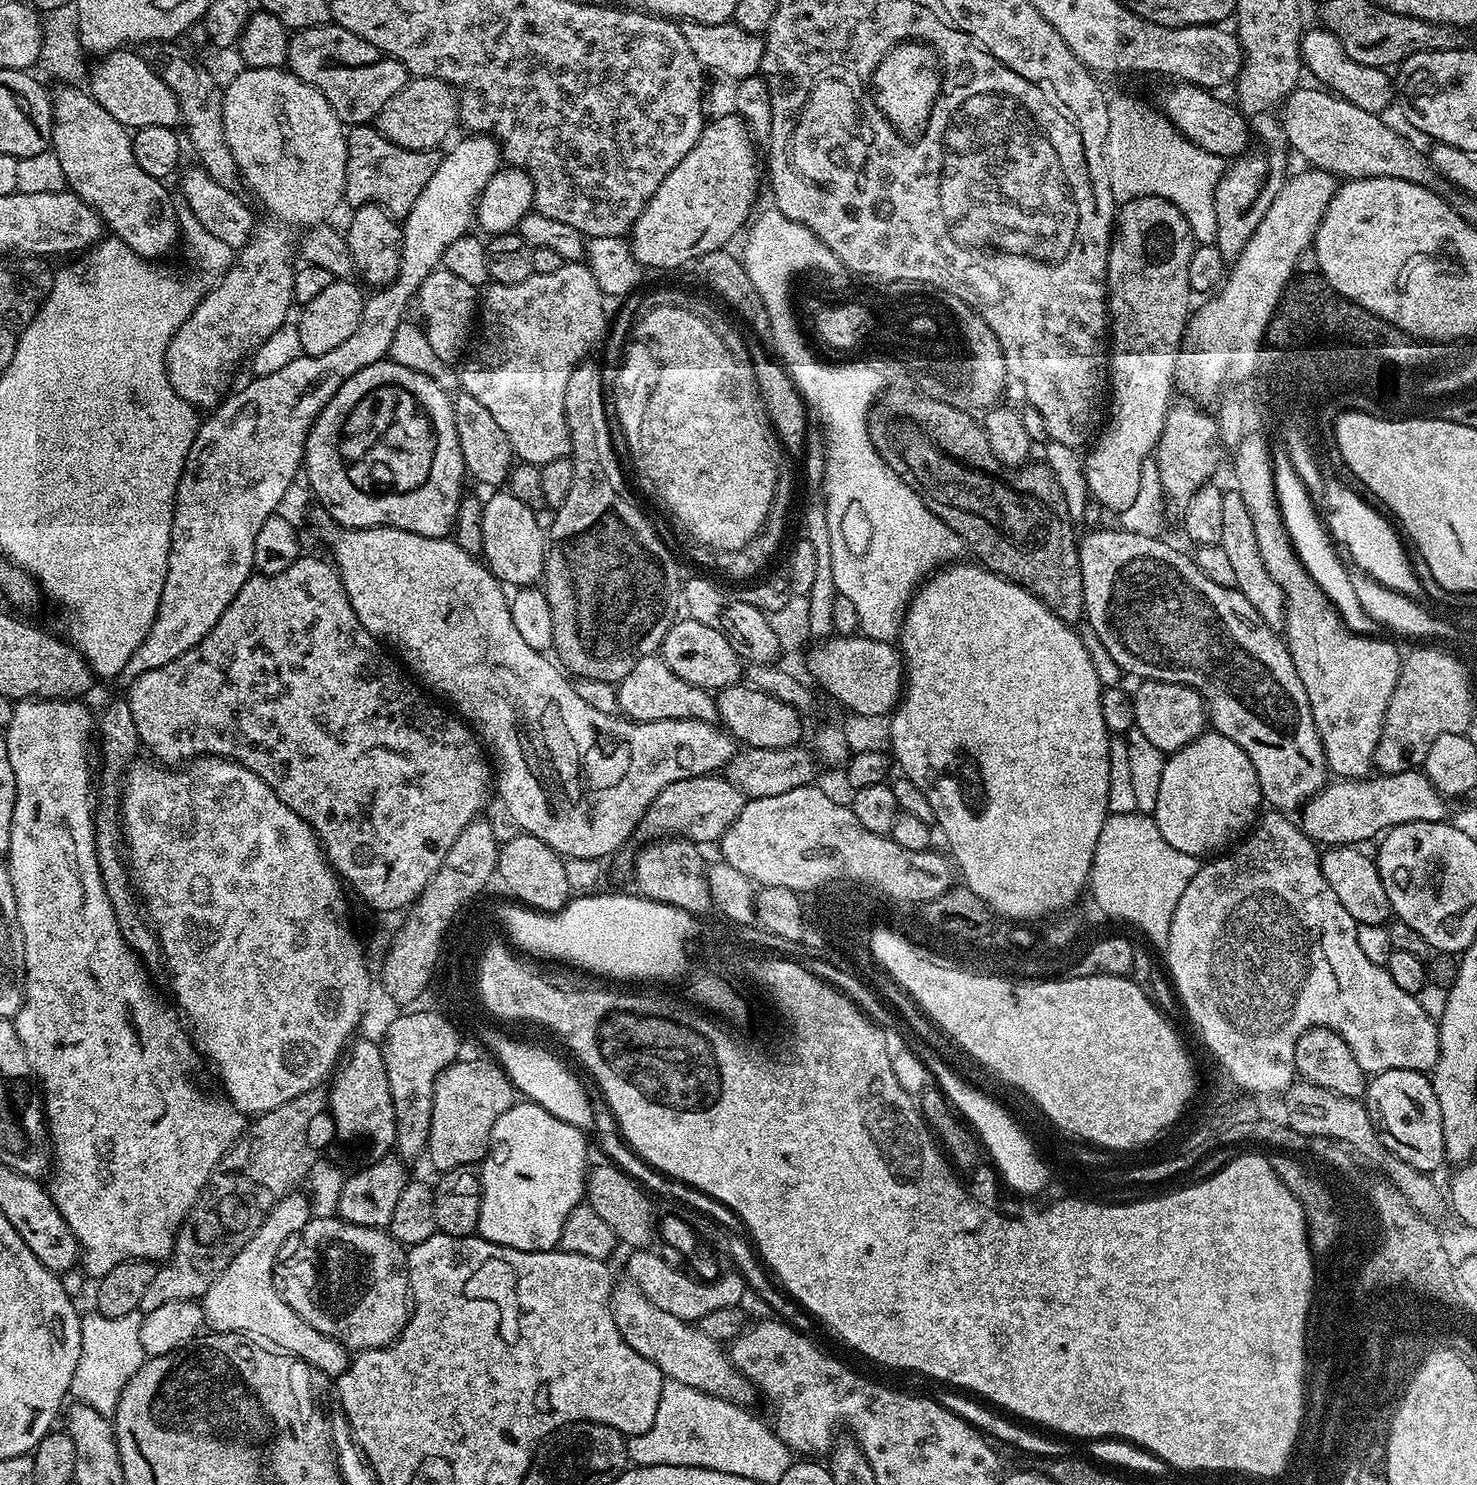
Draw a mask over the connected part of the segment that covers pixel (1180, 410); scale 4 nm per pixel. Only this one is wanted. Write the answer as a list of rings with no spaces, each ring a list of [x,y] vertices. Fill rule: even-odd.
[[[1180,398],[1169,407],[1160,441],[1156,443],[1155,457],[1158,464],[1159,477],[1162,482],[1165,501],[1176,510],[1182,510],[1190,498],[1202,485],[1213,479],[1216,467],[1220,464],[1220,448],[1222,441],[1219,434],[1217,417],[1207,416],[1201,405]]]

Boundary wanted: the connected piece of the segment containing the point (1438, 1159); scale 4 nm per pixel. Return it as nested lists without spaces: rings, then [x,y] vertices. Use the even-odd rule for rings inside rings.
[[[1414,1070],[1375,1073],[1366,1084],[1366,1107],[1382,1146],[1402,1158],[1402,1162],[1425,1174],[1435,1173],[1435,1168],[1445,1163],[1442,1110],[1438,1110],[1438,1097],[1425,1073]]]

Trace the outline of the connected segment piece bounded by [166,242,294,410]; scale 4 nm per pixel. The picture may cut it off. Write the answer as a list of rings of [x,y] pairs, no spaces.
[[[249,242],[239,249],[234,263],[219,277],[220,285],[205,291],[199,304],[182,326],[176,329],[170,346],[166,350],[166,370],[170,378],[170,386],[187,404],[197,410],[212,410],[229,395],[228,375],[236,368],[239,360],[247,361],[256,347],[274,330],[278,330],[289,319],[288,307],[293,307],[292,273],[294,264],[288,261],[284,252],[272,252],[268,244]]]

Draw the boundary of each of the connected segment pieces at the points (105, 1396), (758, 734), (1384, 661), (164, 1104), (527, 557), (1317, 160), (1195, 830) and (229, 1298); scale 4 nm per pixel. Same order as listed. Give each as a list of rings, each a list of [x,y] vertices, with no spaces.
[[[139,1311],[127,1312],[121,1316],[91,1315],[85,1315],[80,1321],[82,1354],[78,1354],[78,1366],[74,1370],[70,1392],[79,1403],[98,1410],[98,1414],[111,1417],[116,1411],[118,1398],[126,1382],[146,1359],[139,1337],[142,1316]]]
[[[747,682],[719,689],[714,699],[719,721],[741,745],[750,748],[795,748],[801,743],[800,735],[804,732],[804,724],[800,721],[801,709],[768,696]]]
[[[1245,434],[1239,444],[1235,445],[1234,452],[1236,452],[1236,457],[1232,460],[1232,472],[1236,475],[1234,488],[1242,494],[1246,510],[1250,510],[1250,522],[1254,522],[1254,538],[1258,541],[1258,554],[1262,554],[1262,562],[1266,562],[1270,578],[1278,582],[1284,595],[1282,639],[1288,645],[1288,653],[1294,662],[1294,670],[1298,670],[1298,678],[1302,678],[1302,686],[1306,686],[1306,698],[1310,698],[1310,710],[1314,714],[1316,729],[1322,738],[1322,750],[1326,754],[1328,771],[1336,778],[1367,777],[1371,773],[1368,771],[1373,771],[1374,768],[1378,738],[1382,734],[1394,686],[1400,677],[1402,652],[1399,652],[1390,641],[1379,640],[1379,635],[1364,635],[1348,628],[1341,620],[1339,610],[1319,588],[1318,582],[1307,573],[1307,568],[1299,560],[1287,534],[1282,510],[1277,504],[1269,441],[1263,435],[1260,437]]]
[[[29,698],[27,700],[15,701],[12,717],[10,718],[10,726],[3,729],[2,738],[6,742],[6,750],[10,758],[10,770],[14,770],[14,782],[16,783],[16,801],[14,802],[14,818],[10,826],[10,846],[6,853],[6,863],[8,866],[8,873],[10,874],[10,882],[14,886],[14,898],[16,899],[16,909],[18,910],[18,922],[20,929],[24,935],[24,1003],[16,1012],[14,1023],[16,1026],[16,1033],[22,1042],[22,1046],[28,1055],[28,1061],[32,1067],[35,1079],[38,1081],[38,1087],[44,1098],[44,1118],[48,1126],[48,1135],[50,1137],[50,1147],[52,1149],[52,1158],[54,1167],[51,1169],[50,1177],[52,1181],[47,1181],[46,1187],[48,1193],[52,1195],[54,1206],[58,1206],[58,1210],[62,1214],[62,1218],[66,1218],[66,1222],[70,1226],[70,1230],[74,1234],[74,1238],[80,1243],[80,1258],[79,1263],[84,1264],[84,1268],[89,1272],[93,1278],[99,1278],[110,1274],[110,1270],[114,1270],[114,1266],[118,1266],[127,1260],[150,1260],[153,1262],[163,1262],[172,1254],[172,1245],[176,1243],[176,1232],[180,1229],[181,1224],[184,1223],[188,1212],[191,1208],[196,1207],[197,1200],[200,1199],[200,1193],[203,1192],[205,1184],[208,1183],[212,1168],[217,1162],[224,1157],[229,1148],[244,1135],[246,1131],[246,1116],[245,1113],[237,1110],[232,1101],[220,1096],[207,1096],[200,1088],[195,1088],[192,1085],[192,1080],[188,1077],[188,1071],[192,1068],[192,1056],[188,1053],[188,1040],[190,1044],[190,1036],[180,1029],[180,1024],[176,1020],[171,1020],[166,1013],[160,1009],[160,1004],[156,1001],[156,996],[152,993],[152,988],[147,984],[148,976],[145,965],[142,963],[139,956],[132,947],[126,942],[126,938],[122,938],[122,930],[118,930],[118,918],[114,918],[114,906],[110,906],[110,898],[106,894],[106,886],[102,886],[102,874],[98,866],[98,854],[96,853],[96,821],[94,819],[94,804],[92,808],[92,800],[88,797],[88,744],[84,739],[88,735],[93,735],[94,732],[94,712],[87,708],[86,705],[80,704],[79,699],[76,698]]]
[[[496,490],[482,504],[483,563],[492,575],[508,586],[532,586],[543,577],[546,532],[537,513],[526,502],[518,502],[511,492]]]
[[[1298,86],[1279,109],[1280,124],[1288,139],[1289,149],[1305,160],[1305,165],[1320,168],[1338,178],[1361,180],[1386,176],[1432,188],[1438,173],[1423,152],[1410,146],[1406,139],[1382,122],[1379,114],[1359,109],[1323,87]]]
[[[1205,730],[1198,738],[1165,759],[1154,819],[1158,830],[1162,830],[1162,838],[1166,838],[1166,842],[1170,842],[1174,850],[1182,850],[1182,854],[1197,858],[1211,857],[1239,841],[1253,827],[1261,808],[1258,774],[1250,758],[1246,758],[1246,750],[1230,742],[1230,738],[1226,738],[1221,732]]]
[[[293,1190],[270,1210],[266,1222],[246,1242],[246,1246],[226,1266],[224,1273],[206,1290],[202,1297],[204,1319],[209,1329],[216,1332],[239,1332],[249,1338],[259,1338],[279,1351],[287,1352],[308,1363],[317,1373],[325,1372],[329,1378],[341,1376],[350,1363],[349,1349],[334,1338],[314,1330],[302,1314],[295,1312],[280,1295],[274,1283],[272,1263],[280,1252],[287,1236],[295,1237],[304,1231],[310,1219],[309,1197],[303,1191]]]

